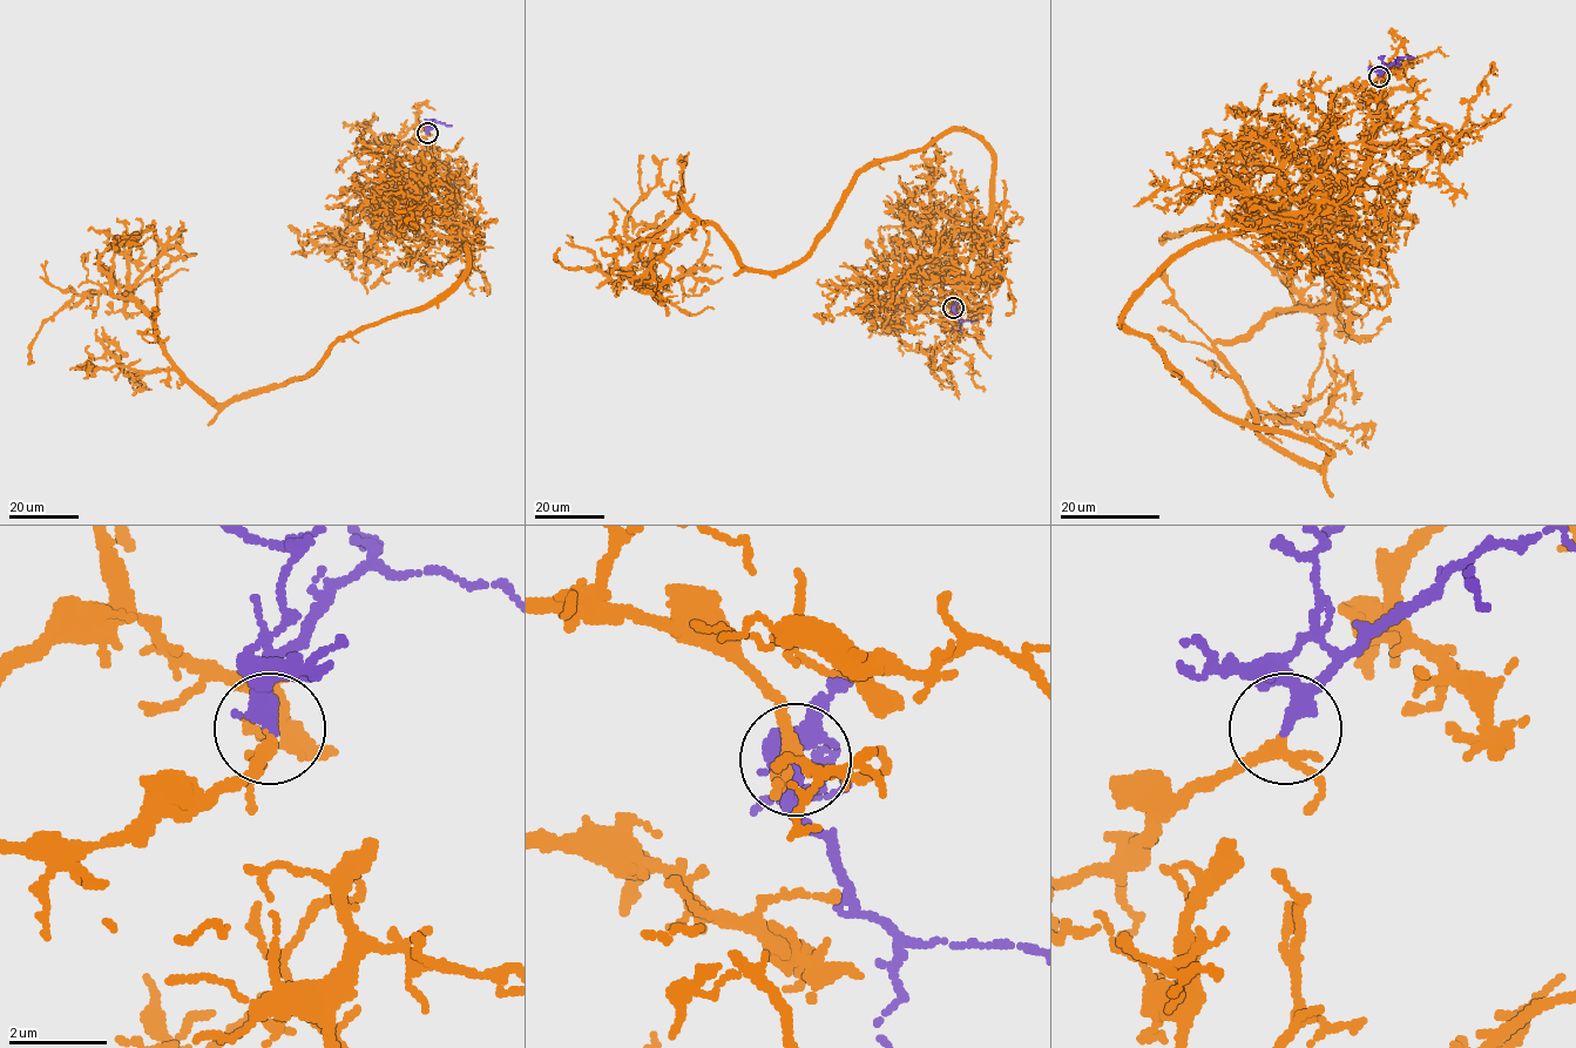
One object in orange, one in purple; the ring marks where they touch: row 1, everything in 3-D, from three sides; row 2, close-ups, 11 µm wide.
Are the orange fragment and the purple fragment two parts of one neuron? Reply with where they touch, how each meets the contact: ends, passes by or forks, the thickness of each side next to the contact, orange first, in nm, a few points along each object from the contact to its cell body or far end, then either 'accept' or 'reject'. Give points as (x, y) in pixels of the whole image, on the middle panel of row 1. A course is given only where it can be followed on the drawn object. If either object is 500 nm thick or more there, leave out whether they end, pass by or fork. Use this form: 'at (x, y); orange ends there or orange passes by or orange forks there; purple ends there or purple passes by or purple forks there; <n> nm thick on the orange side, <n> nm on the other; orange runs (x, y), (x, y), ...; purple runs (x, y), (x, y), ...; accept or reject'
at (953, 308); orange passes by; purple passes by; 240 nm thick on the orange side, 280 nm on the other; orange runs (953, 308), (920, 305), (979, 259), (967, 132), (863, 170), (779, 270), (678, 194), (651, 275), (704, 286); purple runs (953, 308), (960, 320), (976, 319); accept

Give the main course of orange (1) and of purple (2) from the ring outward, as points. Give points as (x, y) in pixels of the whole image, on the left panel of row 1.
1: (427, 134), (394, 156), (465, 239), (465, 272), (306, 377), (221, 404), (187, 378), (126, 295), (178, 229)
2: (427, 133), (434, 122), (451, 126)

